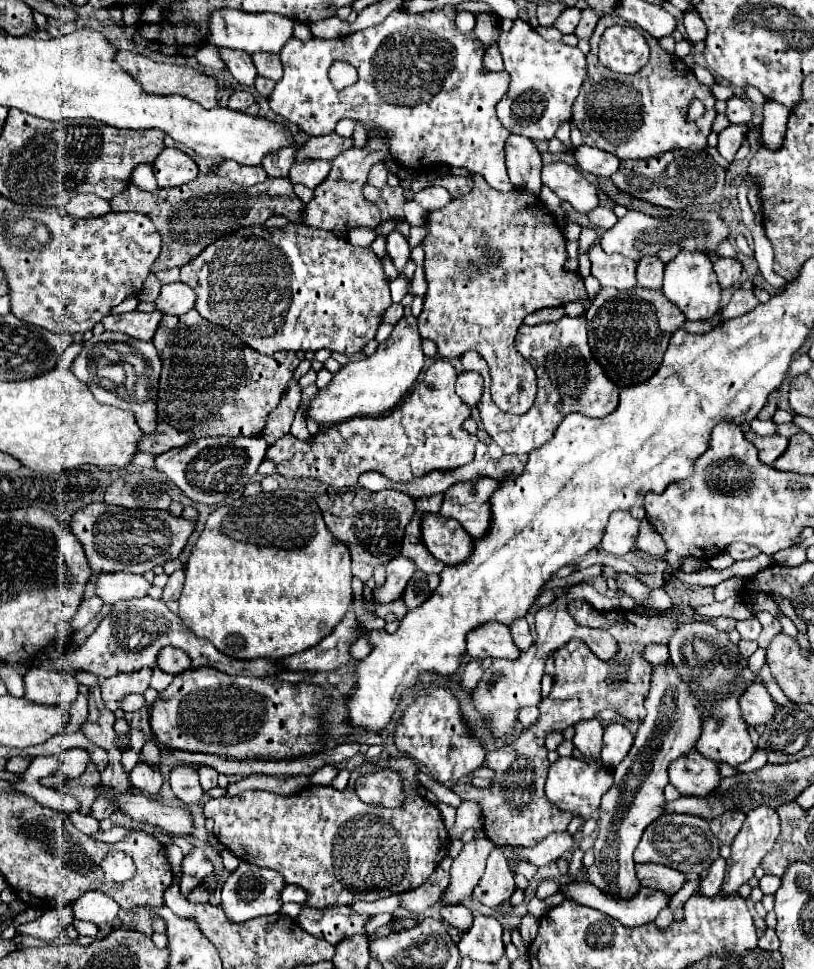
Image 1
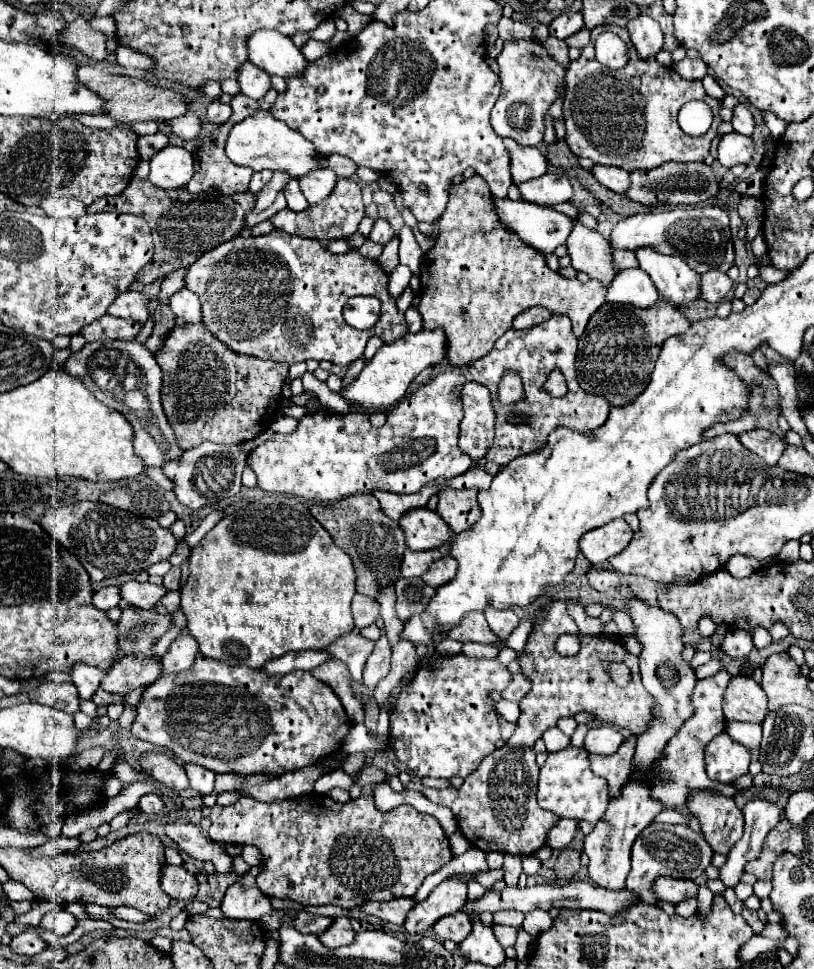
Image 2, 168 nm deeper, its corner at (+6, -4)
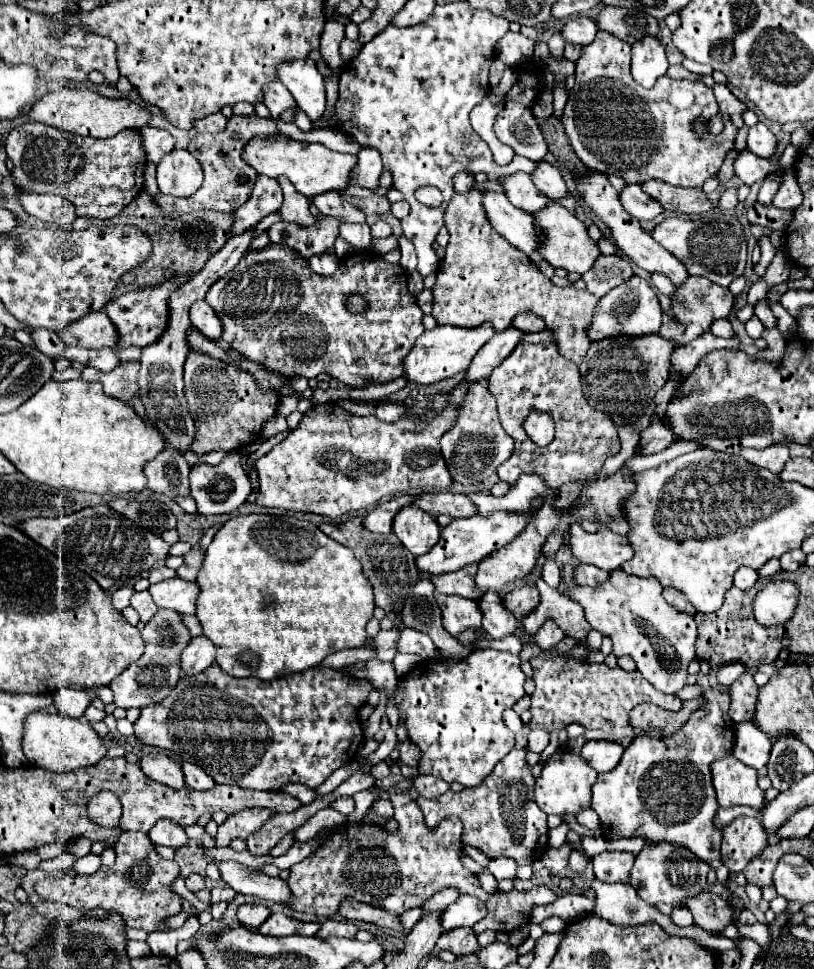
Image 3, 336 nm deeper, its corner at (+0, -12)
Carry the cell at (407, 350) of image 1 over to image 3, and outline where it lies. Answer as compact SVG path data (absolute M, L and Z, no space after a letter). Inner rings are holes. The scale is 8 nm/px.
M482 324L478 328L458 328L458 326L436 326L434 330L426 330L410 350L404 360L406 376L414 384L434 384L444 378L456 376L458 372L468 370L476 352L494 336L492 324Z

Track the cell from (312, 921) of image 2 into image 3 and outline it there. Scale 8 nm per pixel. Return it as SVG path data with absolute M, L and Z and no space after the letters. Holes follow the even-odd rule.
M280 912L276 914L270 914L266 924L262 924L258 928L258 932L262 932L264 936L294 936L294 934L300 934L300 936L316 936L320 924L316 922L300 922L300 920L294 920L290 916L284 916Z

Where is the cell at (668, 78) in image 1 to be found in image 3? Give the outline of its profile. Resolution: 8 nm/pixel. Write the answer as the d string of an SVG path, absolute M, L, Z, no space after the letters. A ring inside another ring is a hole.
M600 30L594 42L582 48L574 76L576 84L568 94L568 102L562 112L562 124L578 158L592 170L616 174L628 184L644 184L646 180L656 178L672 186L700 188L708 178L718 174L726 154L734 148L738 128L732 124L730 116L724 116L726 128L720 136L694 132L694 122L698 118L710 120L714 114L718 114L712 88L704 86L702 82L672 80L668 76L662 76L652 90L642 88L630 74L630 46L616 36L610 36L608 32Z

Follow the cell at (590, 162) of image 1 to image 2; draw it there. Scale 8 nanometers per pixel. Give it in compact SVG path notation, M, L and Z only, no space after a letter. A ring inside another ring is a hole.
M596 164L592 166L592 176L606 188L610 188L612 192L622 194L628 188L628 172L622 168L612 168L612 166L602 166Z

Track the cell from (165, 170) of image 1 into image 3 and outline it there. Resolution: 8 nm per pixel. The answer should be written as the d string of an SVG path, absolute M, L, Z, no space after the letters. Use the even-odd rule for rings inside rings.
M172 150L158 162L158 186L162 194L190 196L202 184L202 166L188 150Z

